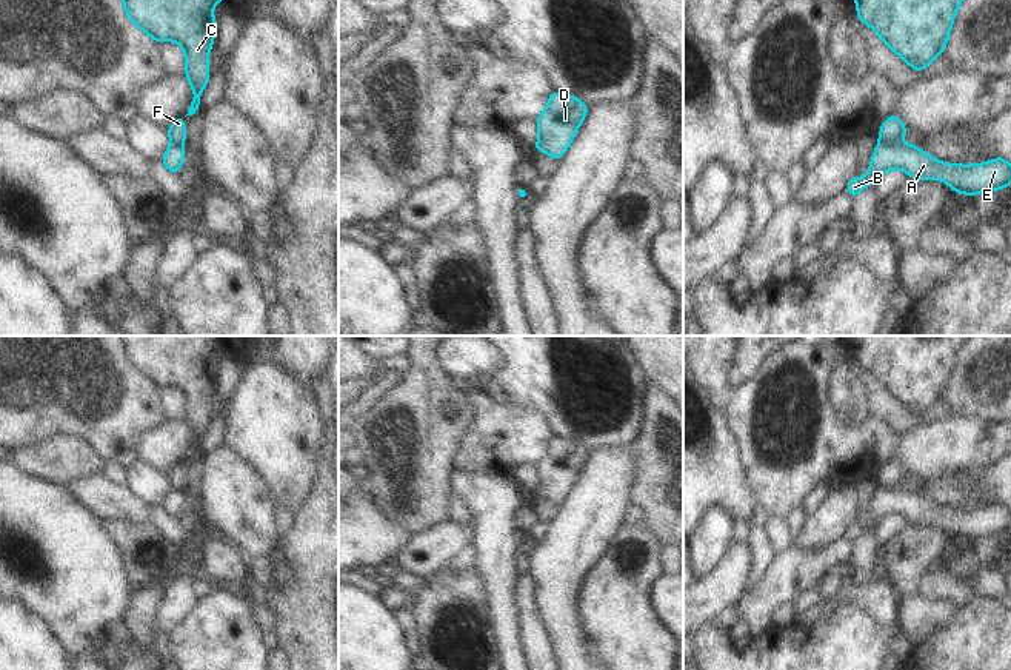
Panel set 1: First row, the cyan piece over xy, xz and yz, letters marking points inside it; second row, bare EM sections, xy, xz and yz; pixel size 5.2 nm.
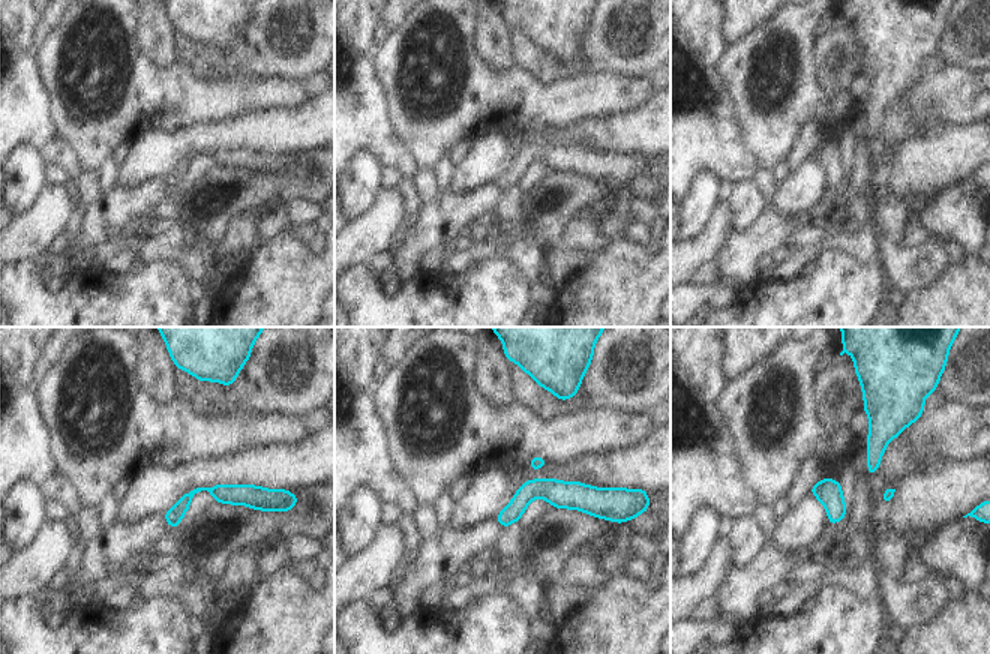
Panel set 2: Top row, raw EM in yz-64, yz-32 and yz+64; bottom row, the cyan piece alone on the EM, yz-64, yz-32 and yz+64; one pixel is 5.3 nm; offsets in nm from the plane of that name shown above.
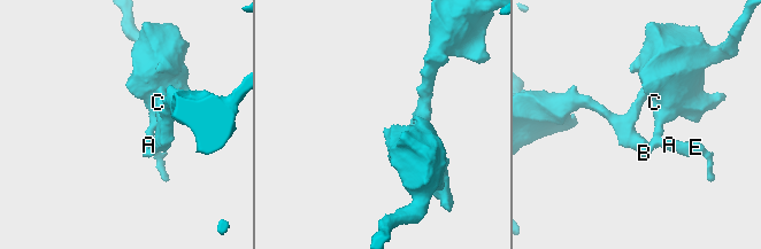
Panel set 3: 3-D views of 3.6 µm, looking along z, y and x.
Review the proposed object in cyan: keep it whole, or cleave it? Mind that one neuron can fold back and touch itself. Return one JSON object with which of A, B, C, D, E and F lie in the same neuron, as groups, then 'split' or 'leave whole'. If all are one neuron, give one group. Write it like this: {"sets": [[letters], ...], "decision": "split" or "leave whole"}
{"sets": [["A", "B", "D", "E"], ["C", "F"]], "decision": "split"}

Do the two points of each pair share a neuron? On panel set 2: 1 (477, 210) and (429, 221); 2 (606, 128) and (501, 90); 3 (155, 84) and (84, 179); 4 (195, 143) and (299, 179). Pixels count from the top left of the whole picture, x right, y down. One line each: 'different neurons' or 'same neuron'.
1: same neuron
2: different neurons
3: different neurons
4: different neurons

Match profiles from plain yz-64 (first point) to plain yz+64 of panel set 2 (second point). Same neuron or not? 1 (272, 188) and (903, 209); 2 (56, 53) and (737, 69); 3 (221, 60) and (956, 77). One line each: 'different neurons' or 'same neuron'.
1: same neuron
2: same neuron
3: different neurons

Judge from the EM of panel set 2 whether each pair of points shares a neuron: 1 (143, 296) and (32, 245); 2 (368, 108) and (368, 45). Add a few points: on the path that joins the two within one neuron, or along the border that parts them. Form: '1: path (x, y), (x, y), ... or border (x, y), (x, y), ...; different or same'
1: border (35, 260), (26, 260), (15, 266); different
2: border (350, 36), (353, 44), (374, 62); different

